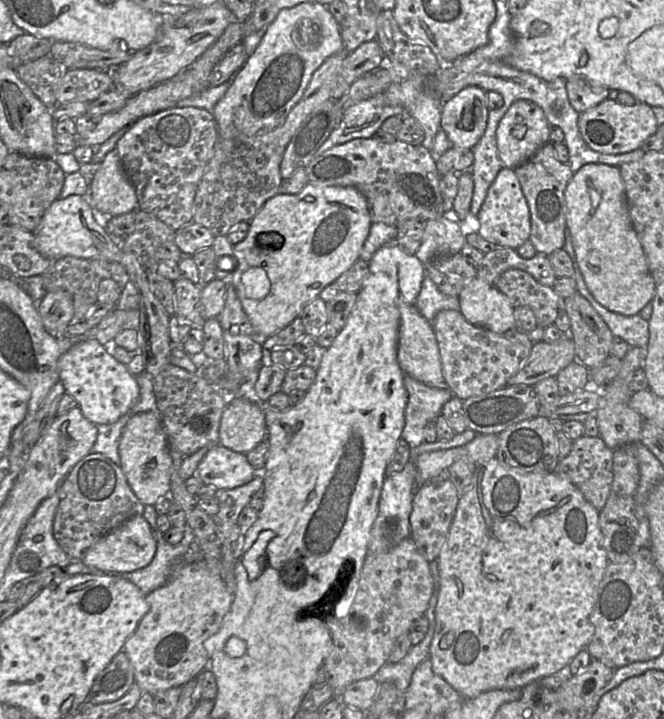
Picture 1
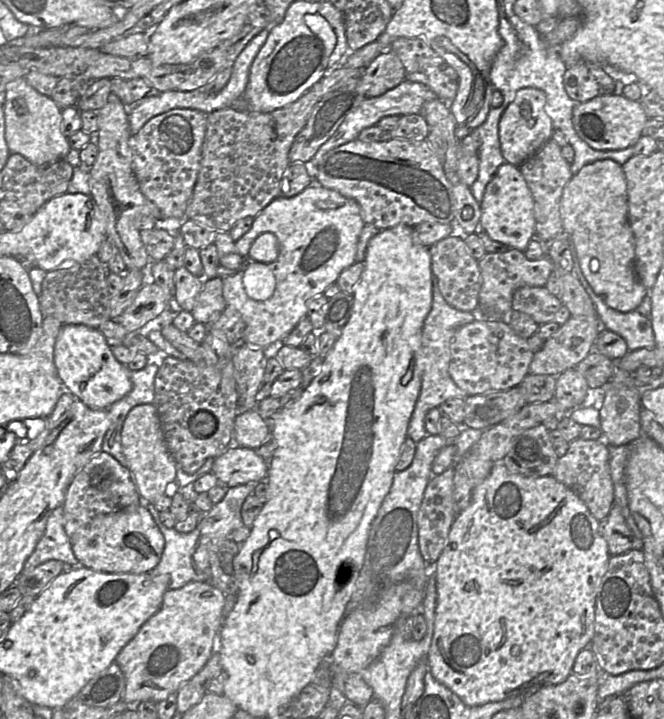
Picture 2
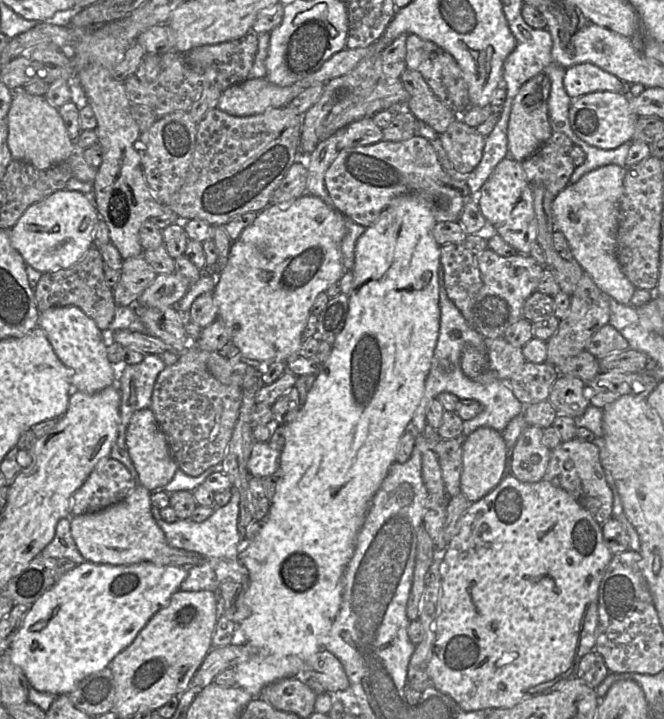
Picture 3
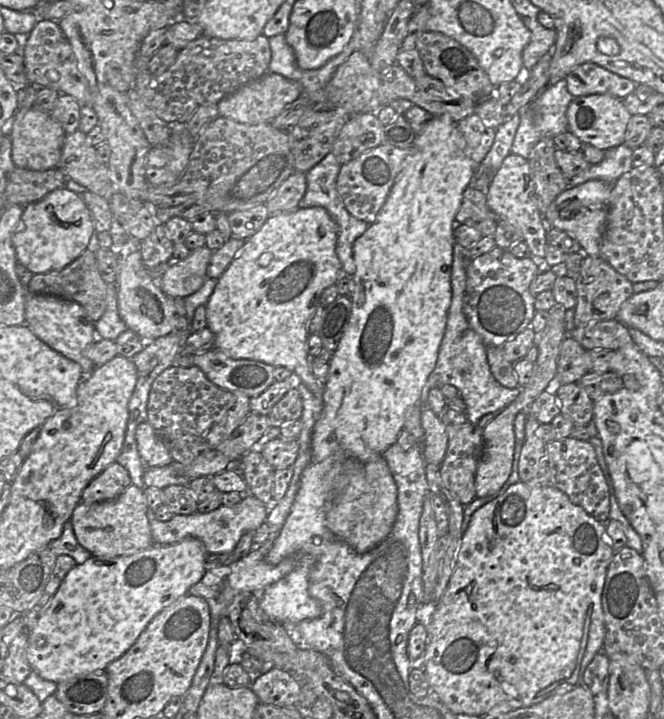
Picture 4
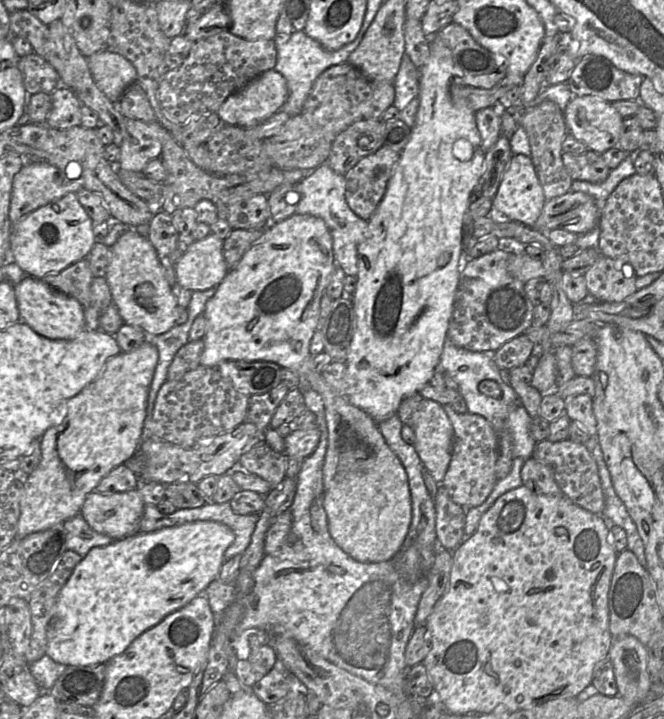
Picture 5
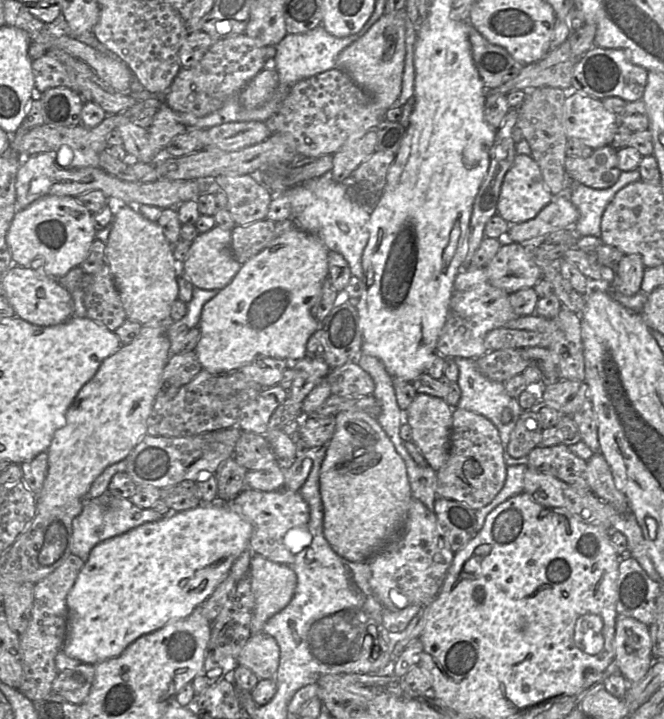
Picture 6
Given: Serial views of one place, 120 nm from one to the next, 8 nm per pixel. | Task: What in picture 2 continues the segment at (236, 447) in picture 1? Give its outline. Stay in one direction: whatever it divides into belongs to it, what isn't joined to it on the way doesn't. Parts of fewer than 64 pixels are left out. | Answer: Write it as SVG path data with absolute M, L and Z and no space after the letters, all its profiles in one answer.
M256 409L239 412L234 420L233 441L237 446L257 449L267 436L270 428Z

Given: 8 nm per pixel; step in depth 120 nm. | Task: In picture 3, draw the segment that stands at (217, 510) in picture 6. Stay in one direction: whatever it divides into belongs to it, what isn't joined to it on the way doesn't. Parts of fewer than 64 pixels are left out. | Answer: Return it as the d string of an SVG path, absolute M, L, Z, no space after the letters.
M90 562L79 564L65 573L30 607L19 632L6 652L9 652L11 661L23 670L30 687L40 692L50 692L55 695L68 693L87 676L109 667L114 657L133 642L137 634L152 616L168 605L172 594L179 590L187 574L188 569L183 567L157 566L149 562L140 562L131 565L110 565Z

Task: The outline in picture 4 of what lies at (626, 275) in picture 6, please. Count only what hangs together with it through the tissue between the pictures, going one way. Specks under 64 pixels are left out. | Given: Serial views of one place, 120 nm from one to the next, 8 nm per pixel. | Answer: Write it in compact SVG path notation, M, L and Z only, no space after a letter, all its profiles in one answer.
M584 255L576 278L577 303L574 307L574 327L584 328L599 321L614 319L621 305L633 295L633 283L619 274L604 258Z

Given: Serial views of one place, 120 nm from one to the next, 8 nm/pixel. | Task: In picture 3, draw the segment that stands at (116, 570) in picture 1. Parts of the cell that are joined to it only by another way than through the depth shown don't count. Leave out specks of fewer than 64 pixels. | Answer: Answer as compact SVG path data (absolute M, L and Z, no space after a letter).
M137 485L130 495L114 505L96 512L68 517L71 536L85 562L110 565L131 565L149 562L157 566L177 566L185 569L204 562L203 556L197 552L173 548L168 545L165 534L151 514L150 493L145 487Z

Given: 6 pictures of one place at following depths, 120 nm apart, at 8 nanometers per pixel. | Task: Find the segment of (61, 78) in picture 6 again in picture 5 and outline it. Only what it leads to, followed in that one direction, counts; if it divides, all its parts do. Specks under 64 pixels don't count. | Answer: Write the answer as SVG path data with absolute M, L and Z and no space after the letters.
M32 53L22 56L18 68L23 76L23 84L29 95L36 93L51 94L61 86L57 71L40 55Z

